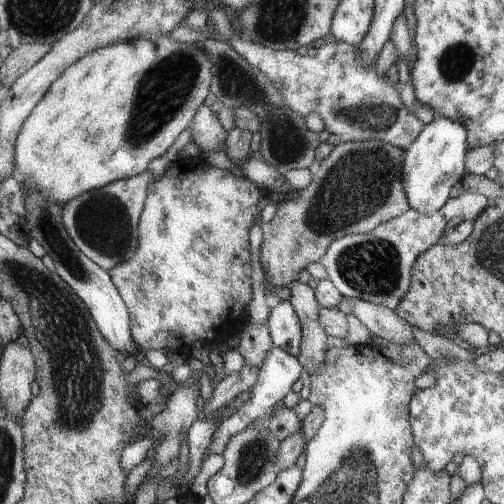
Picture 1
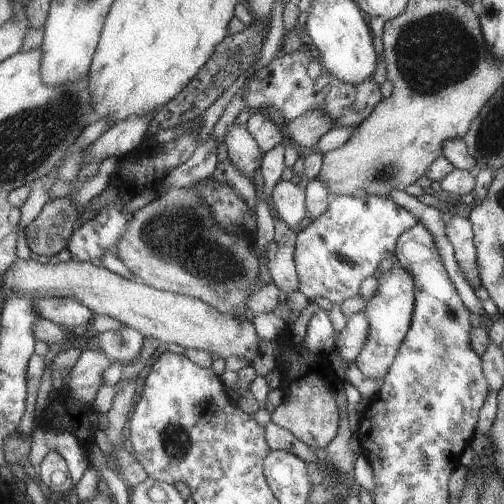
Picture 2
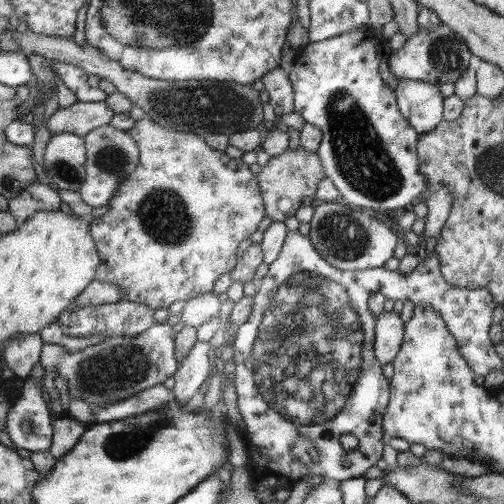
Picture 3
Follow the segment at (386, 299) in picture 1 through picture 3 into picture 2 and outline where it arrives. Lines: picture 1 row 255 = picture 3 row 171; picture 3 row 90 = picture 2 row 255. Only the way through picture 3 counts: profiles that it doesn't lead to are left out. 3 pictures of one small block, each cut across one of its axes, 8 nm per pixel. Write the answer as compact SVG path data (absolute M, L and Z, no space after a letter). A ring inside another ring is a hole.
M333 198L323 216L305 226L305 230L297 232L295 266L299 276L299 292L309 300L323 296L339 304L345 298L353 298L359 282L375 274L377 264L383 258L391 258L399 236L417 224L419 220L391 198Z

